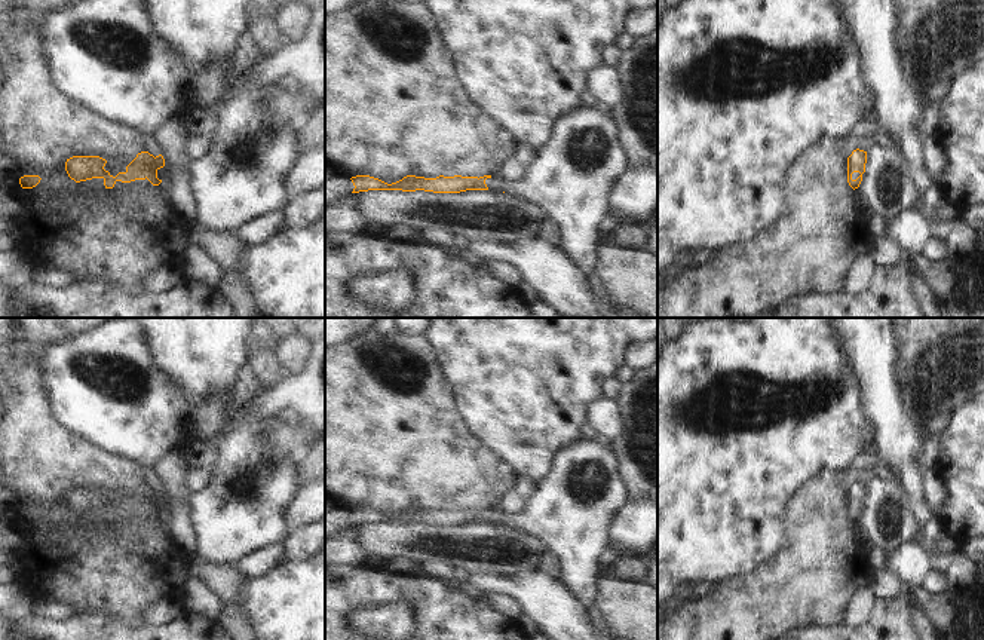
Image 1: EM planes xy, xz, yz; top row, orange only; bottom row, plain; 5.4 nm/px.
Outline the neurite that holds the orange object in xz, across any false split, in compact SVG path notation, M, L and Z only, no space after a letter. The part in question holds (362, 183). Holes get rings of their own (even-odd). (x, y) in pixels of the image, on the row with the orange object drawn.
M337 172L331 178L325 178L325 206L332 205L337 199L347 193L359 193L368 190L402 190L402 192L433 192L433 193L460 193L466 190L488 190L485 180L491 175L484 177L444 177L424 178L416 175L407 175L402 180L387 184L378 178L370 175L346 177Z

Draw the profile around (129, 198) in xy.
M135 184L131 189L128 189L126 192L123 192L122 195L119 195L116 199L113 199L107 192L98 190L95 193L95 199L98 202L102 202L108 208L116 206L117 203L120 203L125 208L131 208L138 202L138 199L142 193L144 193L144 189L138 184Z

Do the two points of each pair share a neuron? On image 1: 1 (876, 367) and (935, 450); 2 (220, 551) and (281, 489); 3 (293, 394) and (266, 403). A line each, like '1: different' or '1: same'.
1: different
2: same
3: same

